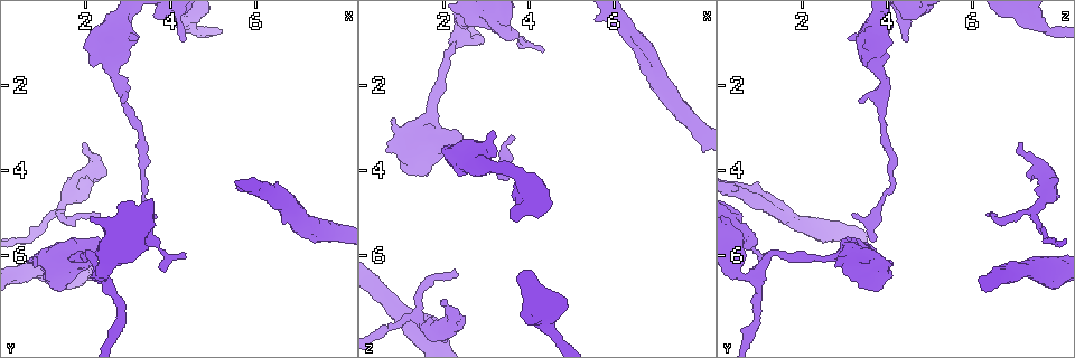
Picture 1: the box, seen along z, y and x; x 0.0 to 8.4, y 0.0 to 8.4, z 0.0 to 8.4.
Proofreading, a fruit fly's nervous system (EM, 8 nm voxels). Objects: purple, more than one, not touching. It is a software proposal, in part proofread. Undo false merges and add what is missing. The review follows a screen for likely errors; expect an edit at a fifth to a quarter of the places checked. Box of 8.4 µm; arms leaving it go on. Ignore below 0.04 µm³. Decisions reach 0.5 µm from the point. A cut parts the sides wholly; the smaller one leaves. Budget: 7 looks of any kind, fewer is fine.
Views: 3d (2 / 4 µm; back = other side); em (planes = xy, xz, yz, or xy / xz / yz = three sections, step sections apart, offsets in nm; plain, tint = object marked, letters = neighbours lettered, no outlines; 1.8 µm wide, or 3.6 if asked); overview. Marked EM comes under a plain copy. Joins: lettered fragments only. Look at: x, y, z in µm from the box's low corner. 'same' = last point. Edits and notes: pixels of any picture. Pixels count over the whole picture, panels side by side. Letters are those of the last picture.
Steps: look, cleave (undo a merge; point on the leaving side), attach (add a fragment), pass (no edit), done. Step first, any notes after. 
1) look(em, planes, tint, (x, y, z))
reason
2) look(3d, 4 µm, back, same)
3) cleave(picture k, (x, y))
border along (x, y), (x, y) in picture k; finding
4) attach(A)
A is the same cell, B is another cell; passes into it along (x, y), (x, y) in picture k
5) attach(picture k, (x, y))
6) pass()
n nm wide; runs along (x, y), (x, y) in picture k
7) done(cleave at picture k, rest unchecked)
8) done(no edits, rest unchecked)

look(em, xy, step 8, tint, (1.55, 6.05, 3.05))
three arms meet

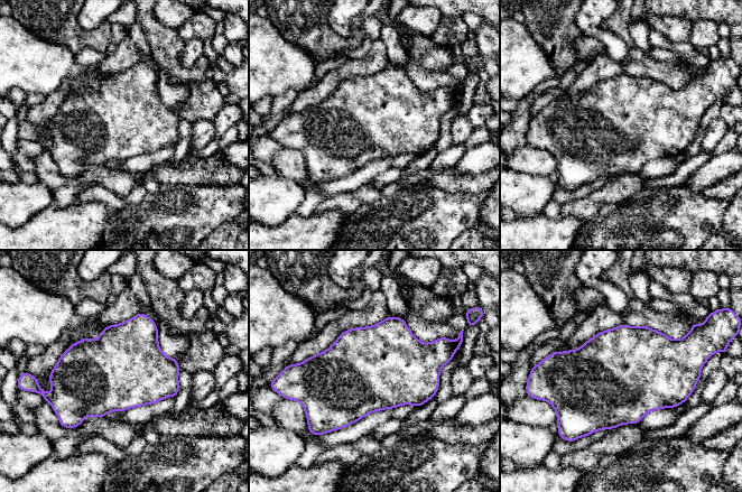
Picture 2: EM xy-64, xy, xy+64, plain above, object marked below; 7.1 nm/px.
look(em, planes, letters, same)

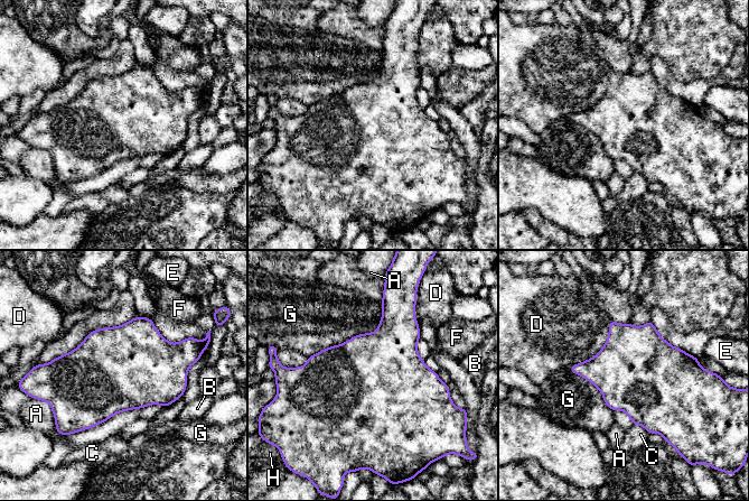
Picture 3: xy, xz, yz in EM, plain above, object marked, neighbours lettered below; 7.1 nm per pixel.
pass()
600 nm wide; A, B, C, D, E, F, G and H are other cells; border along (382, 302), (374, 331), (308, 358) in picture 3; continuous, no second neuron

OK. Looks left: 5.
look(em, planes, letters, (1.95, 3.40, 7.10))
free end

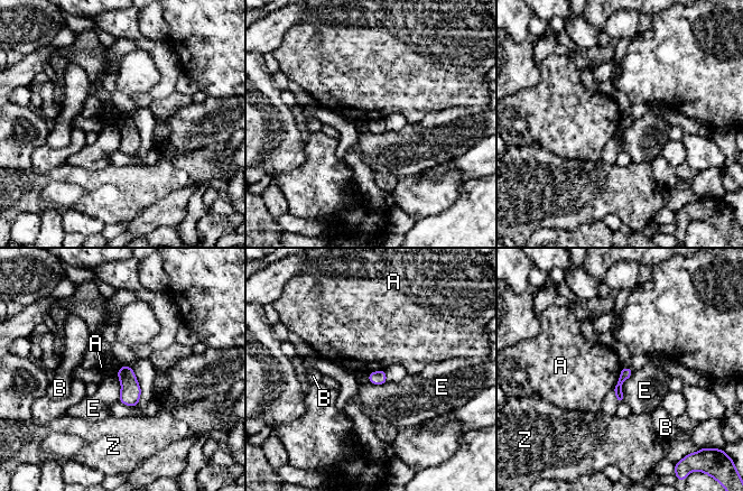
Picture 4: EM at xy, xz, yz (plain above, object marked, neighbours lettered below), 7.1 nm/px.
pass()
E touches over 240 nm; A, B, E and Z are other cells; none of them fits

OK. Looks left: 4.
look(3d, 2 µm, (2.35, 5.05, 6.45))
tapers out

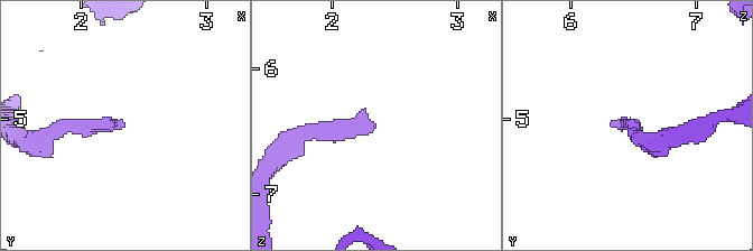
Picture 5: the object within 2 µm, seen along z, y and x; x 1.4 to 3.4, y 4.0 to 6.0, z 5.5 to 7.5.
look(em, planes, letters, (2.32, 5.02, 6.44))
shape alone is not enough

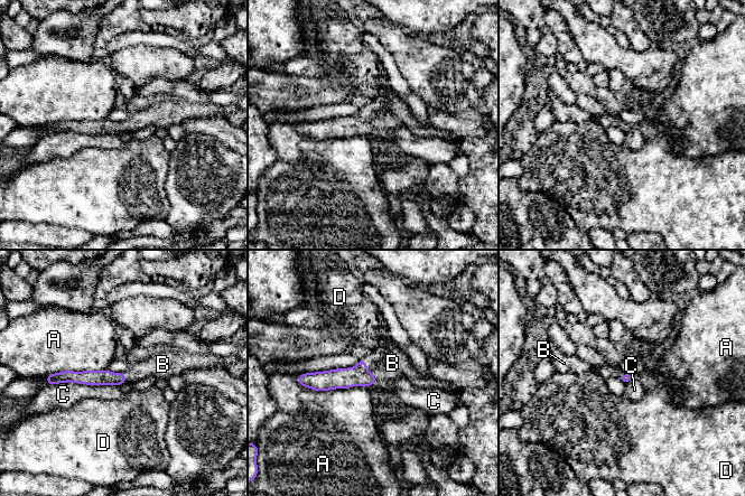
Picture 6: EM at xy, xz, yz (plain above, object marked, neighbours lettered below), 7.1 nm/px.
attach(B)
C touches over 500 nm; B is the same cell, A, C and D are other cells; passes into it along (359, 375), (368, 371), (392, 363) in picture 6; it goes on there

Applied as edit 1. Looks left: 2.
done(attach at picture 6, rest unchecked)

